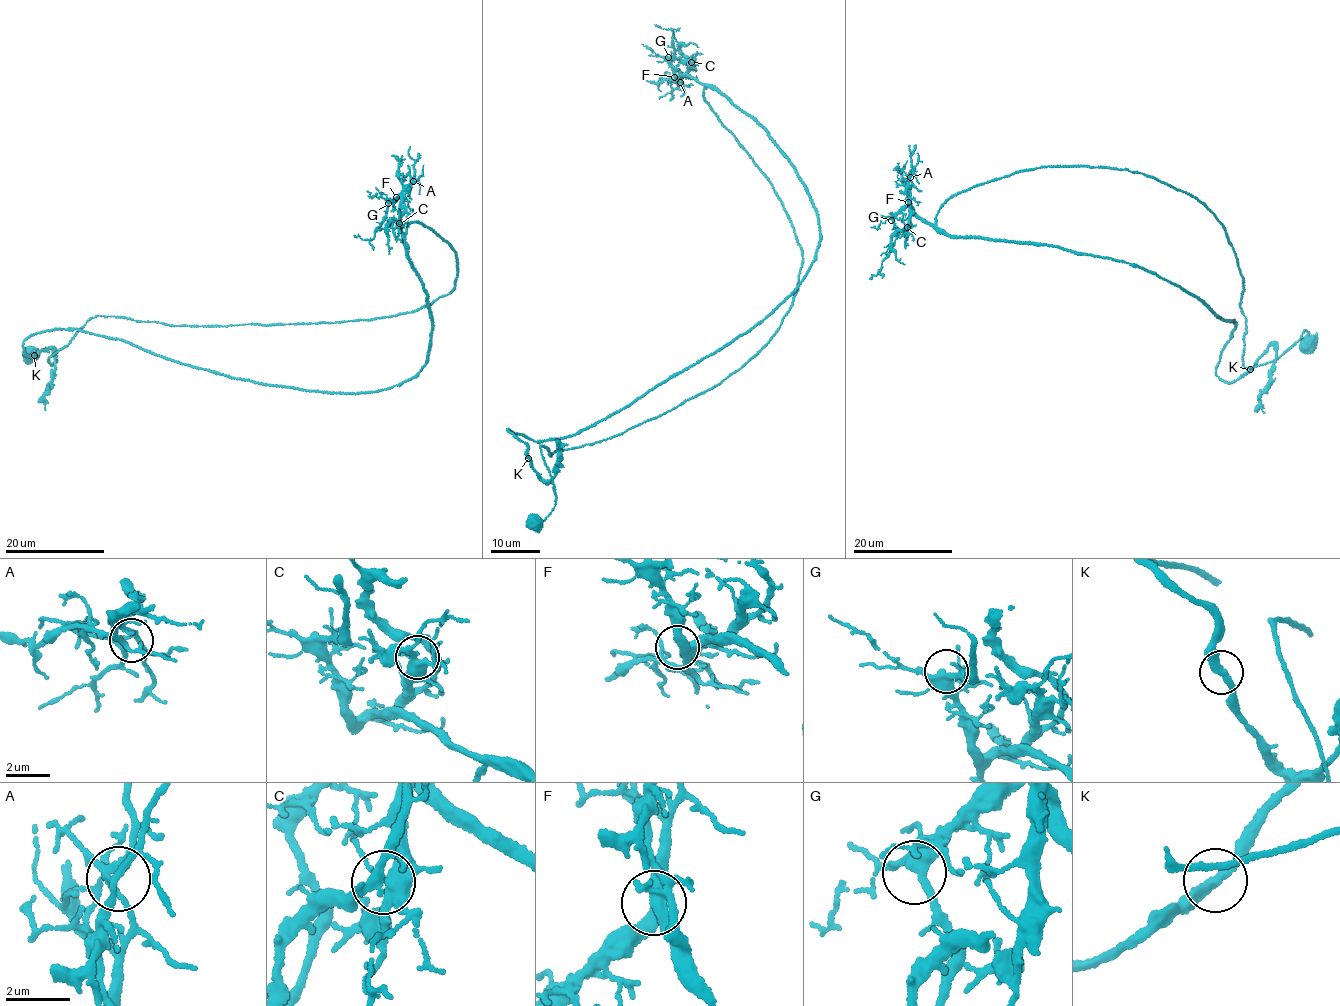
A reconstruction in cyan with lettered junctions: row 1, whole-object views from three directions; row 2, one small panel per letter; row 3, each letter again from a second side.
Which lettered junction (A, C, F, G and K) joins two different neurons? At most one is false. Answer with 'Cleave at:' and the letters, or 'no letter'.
Cleave at: no letter

